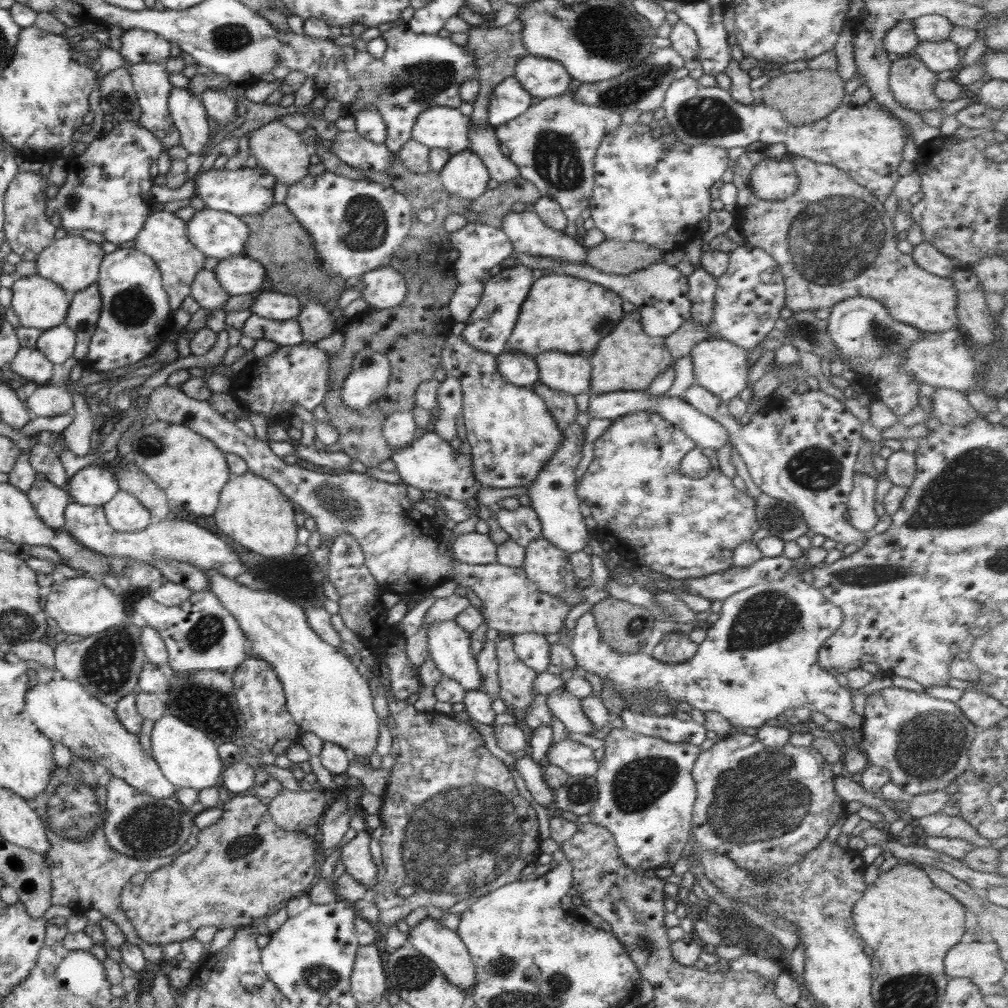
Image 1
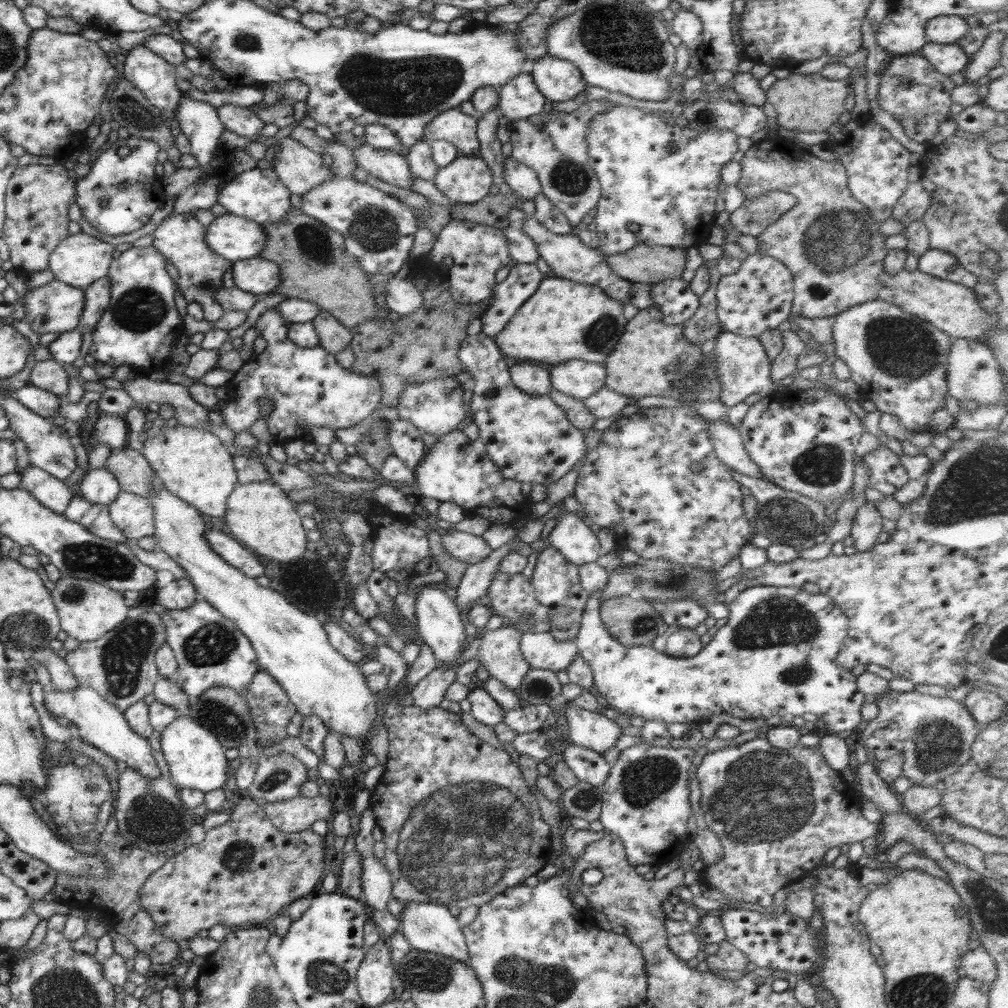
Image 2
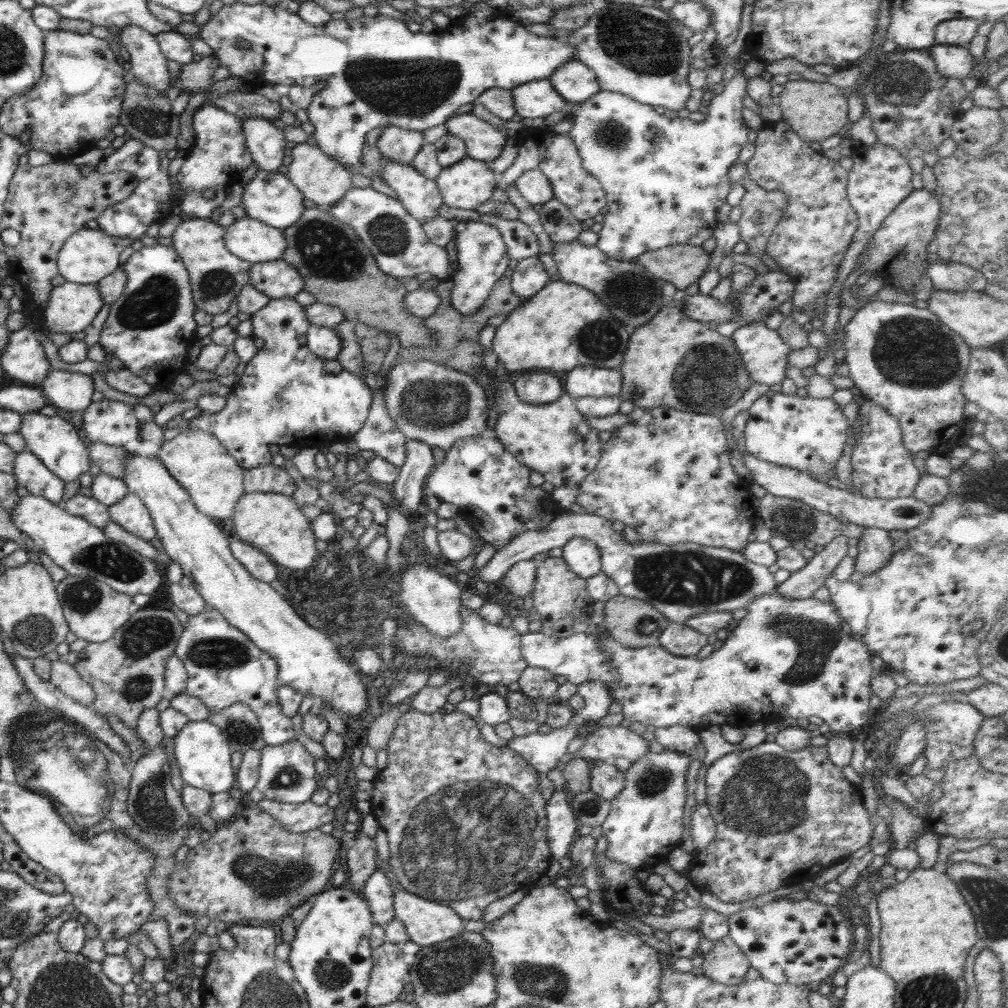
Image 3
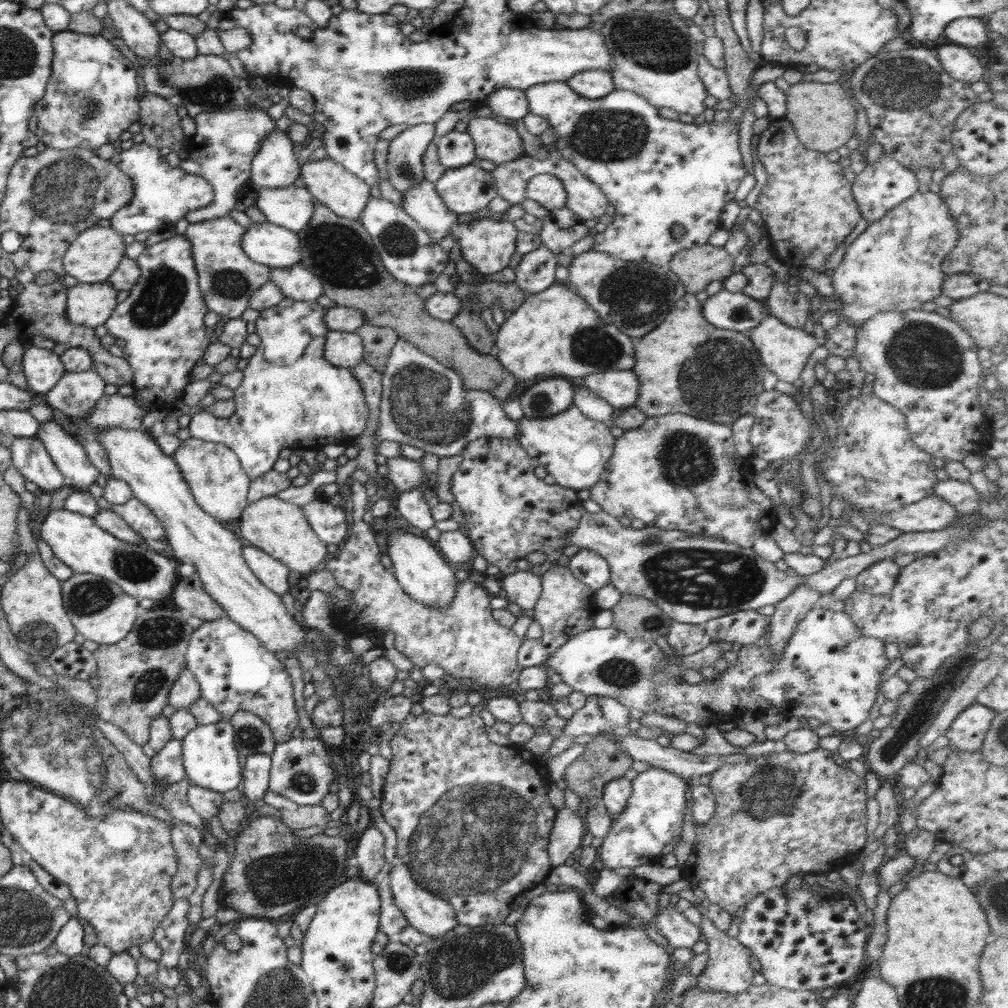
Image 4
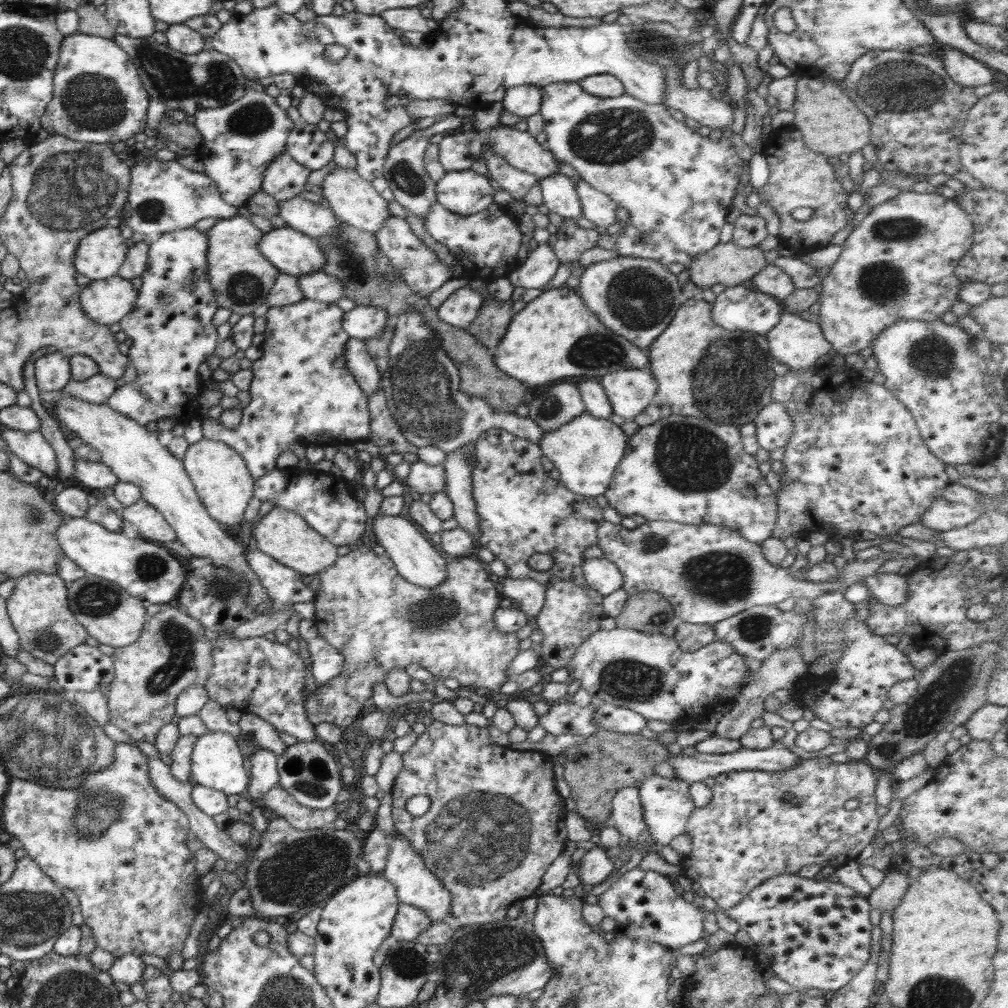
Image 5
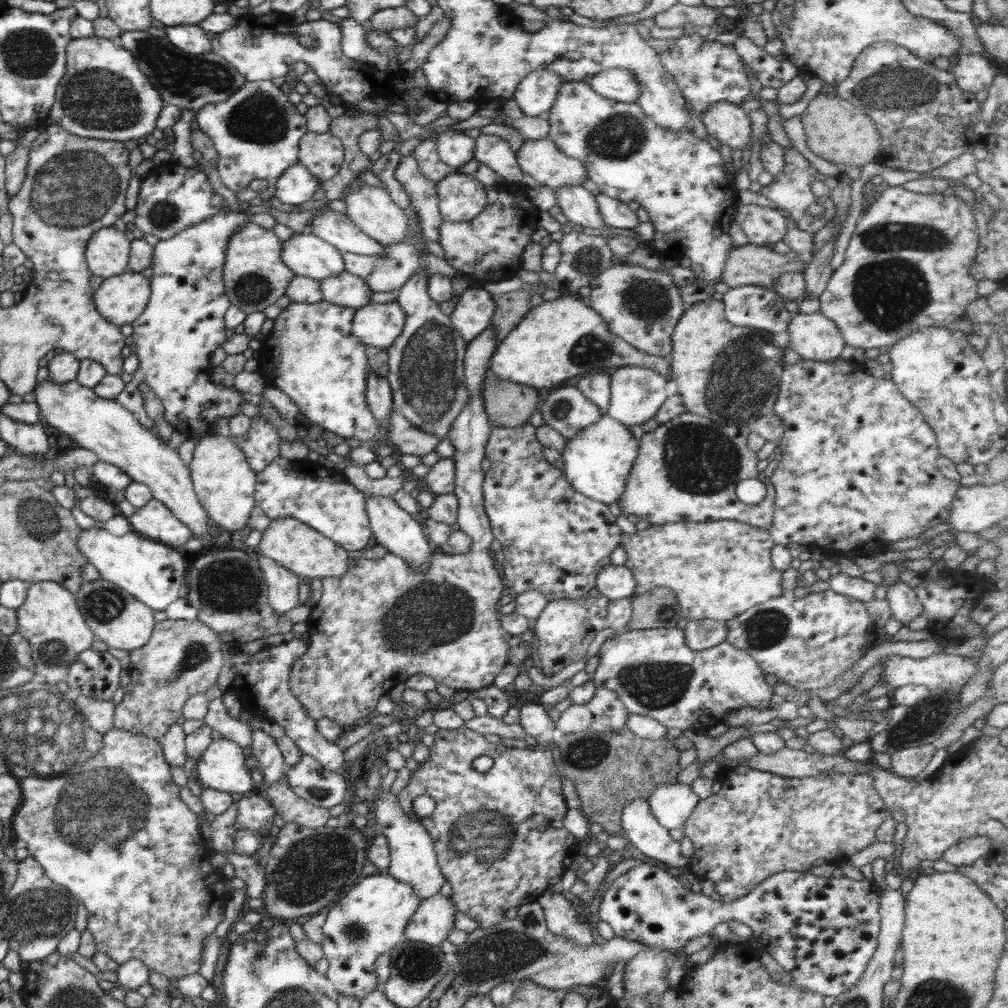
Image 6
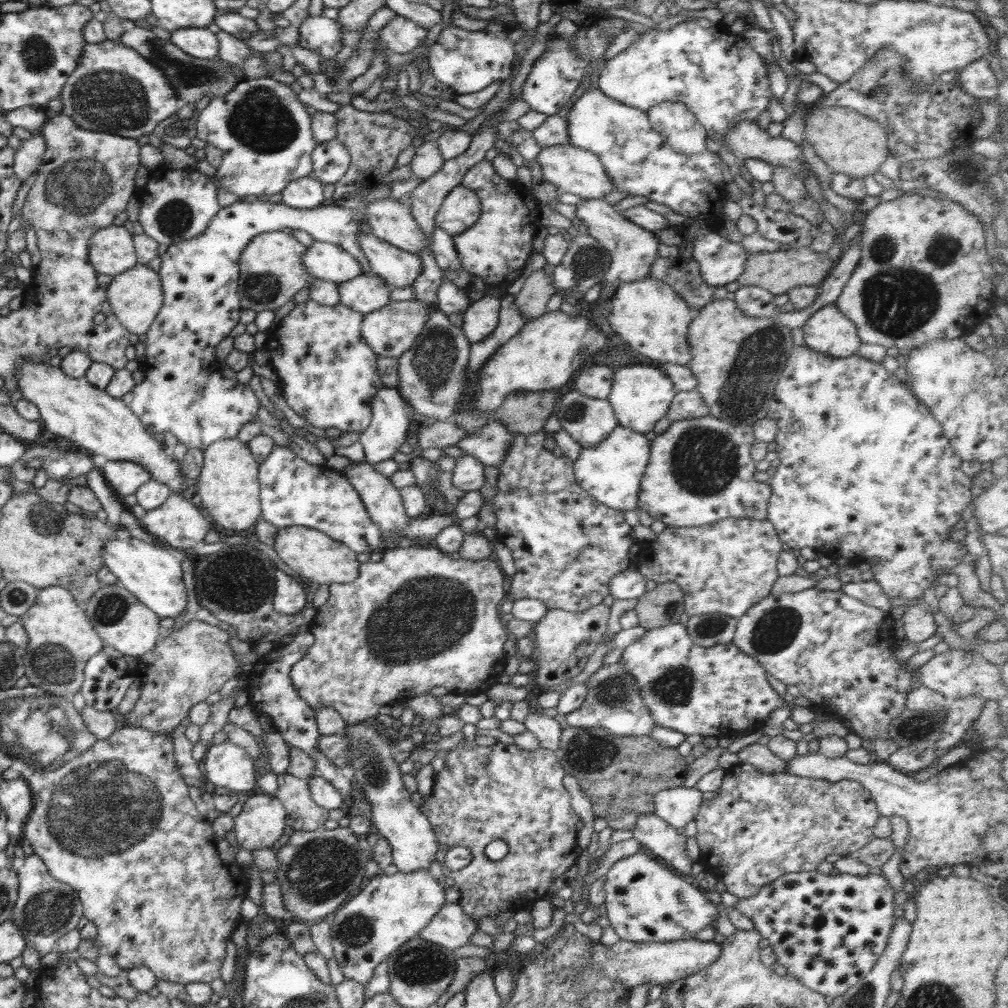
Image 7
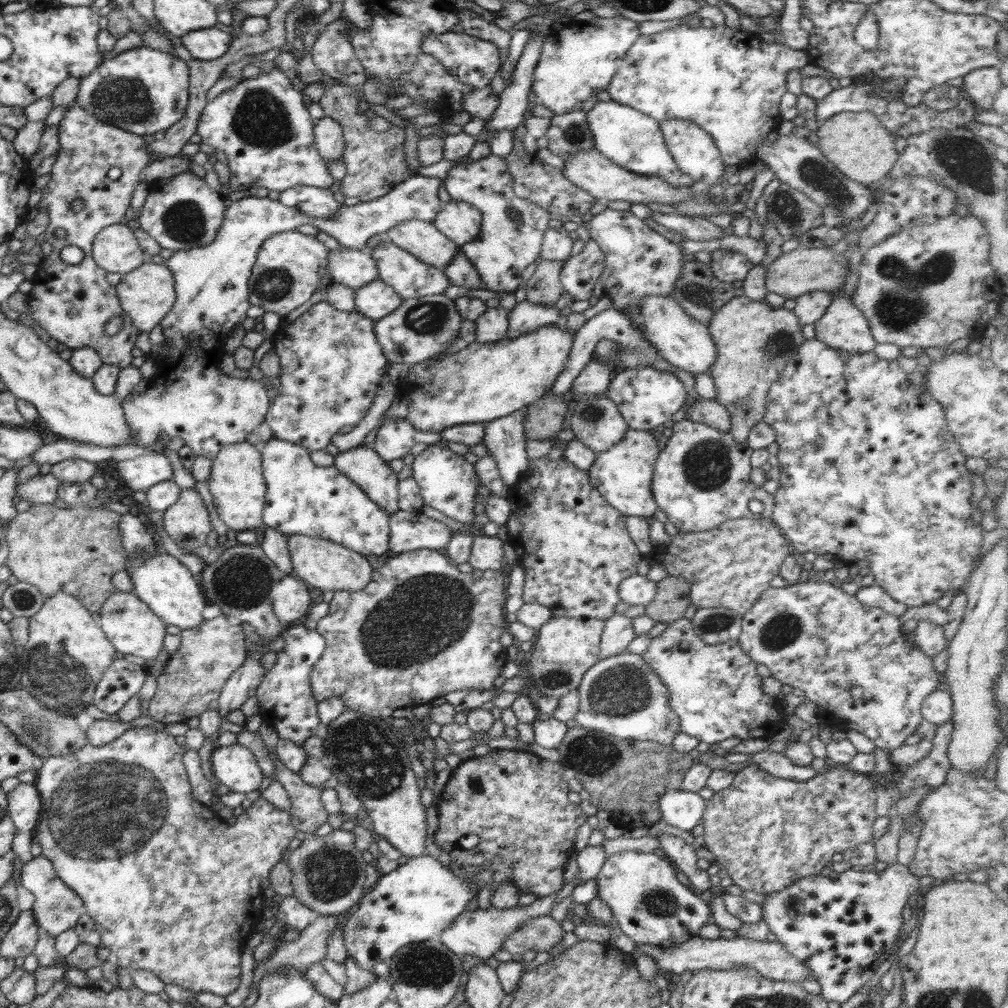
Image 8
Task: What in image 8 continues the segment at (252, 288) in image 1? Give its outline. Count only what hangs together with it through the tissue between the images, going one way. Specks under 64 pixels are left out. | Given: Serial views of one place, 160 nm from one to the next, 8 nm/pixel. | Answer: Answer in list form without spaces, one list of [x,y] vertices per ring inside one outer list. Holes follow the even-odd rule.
[[[379,278],[356,289],[356,311],[374,321],[385,317],[402,304],[403,298]]]

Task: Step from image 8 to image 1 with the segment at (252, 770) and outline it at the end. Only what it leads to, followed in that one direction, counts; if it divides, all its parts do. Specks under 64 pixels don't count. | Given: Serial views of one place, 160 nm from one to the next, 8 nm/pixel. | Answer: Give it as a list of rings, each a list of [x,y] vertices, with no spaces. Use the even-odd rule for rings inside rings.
[[[170,714],[160,717],[153,723],[151,734],[151,755],[158,763],[166,780],[177,787],[188,787],[197,791],[220,785],[223,764],[216,744],[205,732]]]

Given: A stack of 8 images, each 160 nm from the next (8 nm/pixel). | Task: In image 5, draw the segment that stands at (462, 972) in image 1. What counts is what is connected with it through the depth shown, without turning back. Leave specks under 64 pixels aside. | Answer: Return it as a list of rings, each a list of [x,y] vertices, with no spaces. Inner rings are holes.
[[[396,831],[391,839],[391,851],[388,855],[386,868],[383,870],[387,878],[396,887],[396,896],[400,903],[423,910],[432,923],[444,920],[451,910],[451,894],[440,880],[430,872],[419,854],[415,853],[409,840]]]

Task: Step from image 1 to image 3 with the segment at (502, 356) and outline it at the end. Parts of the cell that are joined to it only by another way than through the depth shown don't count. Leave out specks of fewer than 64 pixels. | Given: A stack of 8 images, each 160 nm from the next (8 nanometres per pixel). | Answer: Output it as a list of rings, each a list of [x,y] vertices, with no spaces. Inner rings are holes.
[[[524,372],[513,383],[515,393],[528,404],[548,404],[562,396],[563,383],[550,372]]]

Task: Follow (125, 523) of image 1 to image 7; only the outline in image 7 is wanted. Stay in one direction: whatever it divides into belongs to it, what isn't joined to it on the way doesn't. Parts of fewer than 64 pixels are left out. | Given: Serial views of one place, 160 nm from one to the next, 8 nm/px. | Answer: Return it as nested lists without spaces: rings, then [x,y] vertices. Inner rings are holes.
[[[170,494],[162,506],[146,511],[146,516],[141,519],[142,527],[152,534],[157,540],[167,546],[181,552],[184,549],[194,547],[198,542],[204,541],[207,533],[213,528],[211,520],[198,511],[198,508],[191,504],[182,495]]]

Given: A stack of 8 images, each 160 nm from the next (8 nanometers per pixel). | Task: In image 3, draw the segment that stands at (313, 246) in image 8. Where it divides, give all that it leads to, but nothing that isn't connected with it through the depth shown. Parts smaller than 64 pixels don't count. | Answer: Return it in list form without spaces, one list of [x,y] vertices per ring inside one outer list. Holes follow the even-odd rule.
[[[210,219],[182,220],[172,237],[172,247],[180,255],[189,272],[192,300],[198,309],[213,315],[222,314],[229,308],[230,301],[249,284],[251,263],[240,259],[226,248],[223,236],[225,227]]]

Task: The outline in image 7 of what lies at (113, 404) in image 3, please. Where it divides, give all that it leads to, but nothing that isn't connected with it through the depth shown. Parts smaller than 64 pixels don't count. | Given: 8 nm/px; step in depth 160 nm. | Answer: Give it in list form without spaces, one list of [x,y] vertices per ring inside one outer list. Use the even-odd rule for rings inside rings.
[[[239,199],[230,206],[222,207],[216,216],[212,217],[209,226],[201,235],[168,245],[166,252],[160,255],[162,264],[157,272],[164,291],[164,302],[150,328],[145,332],[146,358],[142,363],[145,378],[121,398],[140,419],[147,431],[152,435],[156,432],[171,432],[188,449],[197,448],[204,452],[209,444],[217,440],[236,438],[243,424],[254,421],[260,408],[260,401],[248,383],[238,383],[235,379],[222,376],[218,372],[221,363],[215,357],[216,345],[230,335],[232,328],[239,323],[242,306],[237,295],[238,262],[244,247],[257,234],[291,228],[307,232],[316,241],[342,247],[360,263],[363,274],[370,275],[374,272],[357,243],[357,236],[362,233],[358,229],[359,222],[362,220],[365,220],[365,209],[360,204],[352,204],[348,207],[322,205],[313,209],[303,209],[292,208],[284,203],[247,202]]]

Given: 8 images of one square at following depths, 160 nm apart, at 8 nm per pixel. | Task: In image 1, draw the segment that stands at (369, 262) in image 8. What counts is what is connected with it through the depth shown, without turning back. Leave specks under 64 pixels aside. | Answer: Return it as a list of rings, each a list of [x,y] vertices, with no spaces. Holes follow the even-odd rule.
[[[197,210],[187,222],[188,240],[206,257],[224,260],[244,254],[249,228],[231,212]]]

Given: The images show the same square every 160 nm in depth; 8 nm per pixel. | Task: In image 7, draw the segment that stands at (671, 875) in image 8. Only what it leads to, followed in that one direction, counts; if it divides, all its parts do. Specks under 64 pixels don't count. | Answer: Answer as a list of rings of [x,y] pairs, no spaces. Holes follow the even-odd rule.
[[[647,851],[625,856],[617,860],[605,876],[605,906],[608,914],[603,917],[604,924],[612,925],[612,930],[621,938],[629,942],[675,942],[693,938],[696,932],[713,926],[715,920],[723,911],[732,909],[723,908],[715,897],[710,896],[699,887],[689,883],[687,877],[681,876],[675,870],[664,867]]]

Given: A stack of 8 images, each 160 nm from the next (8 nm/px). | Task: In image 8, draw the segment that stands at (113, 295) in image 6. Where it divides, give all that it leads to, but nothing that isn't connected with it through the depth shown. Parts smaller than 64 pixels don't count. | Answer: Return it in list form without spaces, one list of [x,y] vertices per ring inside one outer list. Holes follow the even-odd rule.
[[[149,259],[138,268],[123,274],[115,289],[127,320],[140,332],[152,330],[170,312],[177,300],[174,283],[172,271],[164,263],[154,264]]]

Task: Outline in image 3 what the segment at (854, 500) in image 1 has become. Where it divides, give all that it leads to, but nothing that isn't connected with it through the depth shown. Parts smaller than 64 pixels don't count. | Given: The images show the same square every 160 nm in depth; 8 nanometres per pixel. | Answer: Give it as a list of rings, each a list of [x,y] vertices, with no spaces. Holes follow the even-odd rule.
[[[866,526],[858,546],[855,568],[858,572],[868,574],[882,568],[892,556],[894,541],[889,532],[874,526]]]

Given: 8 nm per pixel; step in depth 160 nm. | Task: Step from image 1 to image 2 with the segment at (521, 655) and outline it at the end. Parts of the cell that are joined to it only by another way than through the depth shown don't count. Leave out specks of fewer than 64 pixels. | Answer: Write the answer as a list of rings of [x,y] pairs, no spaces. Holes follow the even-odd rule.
[[[528,631],[521,636],[520,650],[530,668],[550,669],[555,673],[567,670],[567,666],[579,655],[574,640],[556,640],[548,631]]]

